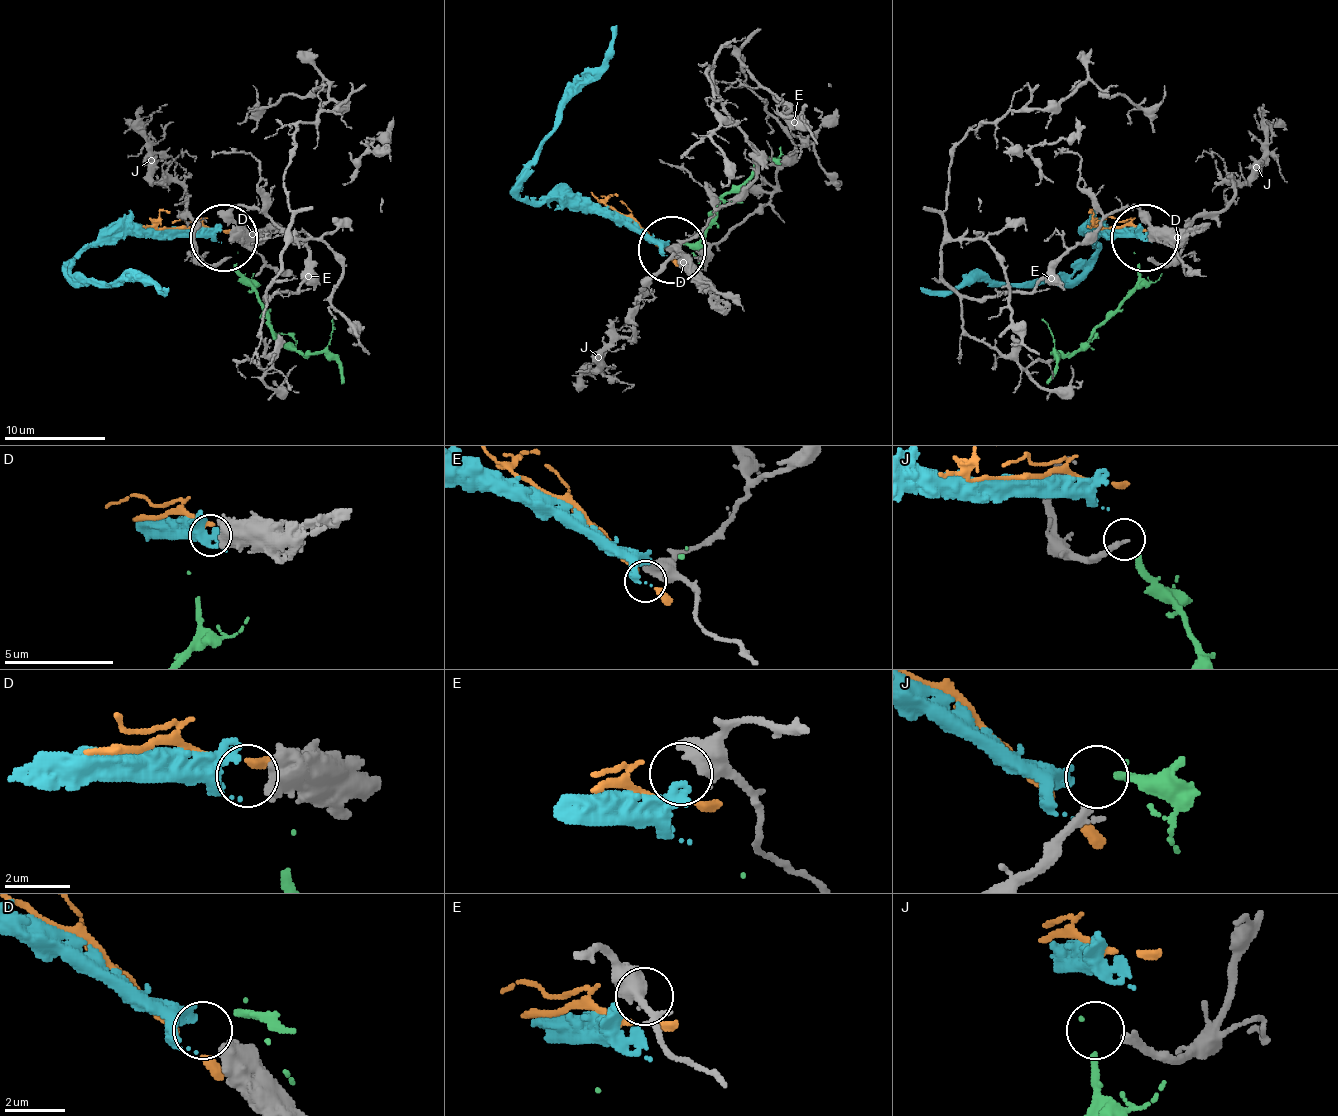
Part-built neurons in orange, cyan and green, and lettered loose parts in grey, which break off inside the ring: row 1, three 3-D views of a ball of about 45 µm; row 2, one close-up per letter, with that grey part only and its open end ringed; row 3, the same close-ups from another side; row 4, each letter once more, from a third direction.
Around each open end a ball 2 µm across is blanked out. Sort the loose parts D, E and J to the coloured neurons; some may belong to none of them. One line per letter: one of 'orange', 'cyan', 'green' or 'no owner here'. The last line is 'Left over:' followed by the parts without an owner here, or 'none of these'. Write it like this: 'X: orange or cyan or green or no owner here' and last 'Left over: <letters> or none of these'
D: cyan
E: no owner here
J: green
Left over: E

